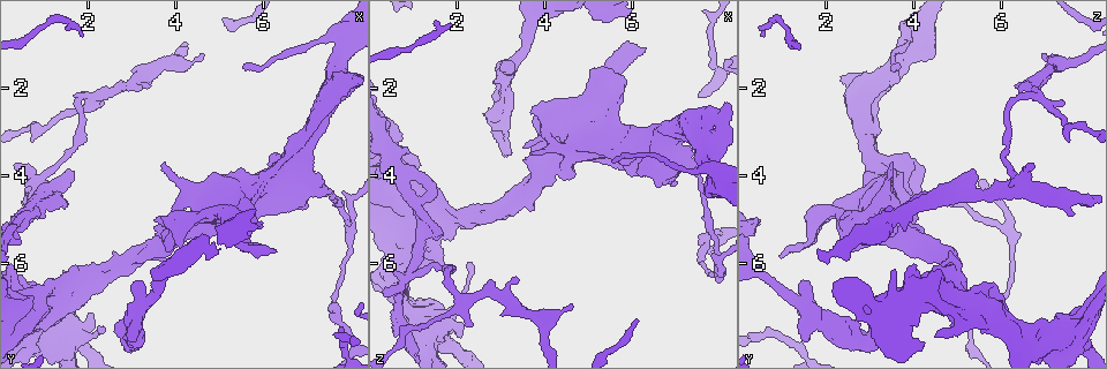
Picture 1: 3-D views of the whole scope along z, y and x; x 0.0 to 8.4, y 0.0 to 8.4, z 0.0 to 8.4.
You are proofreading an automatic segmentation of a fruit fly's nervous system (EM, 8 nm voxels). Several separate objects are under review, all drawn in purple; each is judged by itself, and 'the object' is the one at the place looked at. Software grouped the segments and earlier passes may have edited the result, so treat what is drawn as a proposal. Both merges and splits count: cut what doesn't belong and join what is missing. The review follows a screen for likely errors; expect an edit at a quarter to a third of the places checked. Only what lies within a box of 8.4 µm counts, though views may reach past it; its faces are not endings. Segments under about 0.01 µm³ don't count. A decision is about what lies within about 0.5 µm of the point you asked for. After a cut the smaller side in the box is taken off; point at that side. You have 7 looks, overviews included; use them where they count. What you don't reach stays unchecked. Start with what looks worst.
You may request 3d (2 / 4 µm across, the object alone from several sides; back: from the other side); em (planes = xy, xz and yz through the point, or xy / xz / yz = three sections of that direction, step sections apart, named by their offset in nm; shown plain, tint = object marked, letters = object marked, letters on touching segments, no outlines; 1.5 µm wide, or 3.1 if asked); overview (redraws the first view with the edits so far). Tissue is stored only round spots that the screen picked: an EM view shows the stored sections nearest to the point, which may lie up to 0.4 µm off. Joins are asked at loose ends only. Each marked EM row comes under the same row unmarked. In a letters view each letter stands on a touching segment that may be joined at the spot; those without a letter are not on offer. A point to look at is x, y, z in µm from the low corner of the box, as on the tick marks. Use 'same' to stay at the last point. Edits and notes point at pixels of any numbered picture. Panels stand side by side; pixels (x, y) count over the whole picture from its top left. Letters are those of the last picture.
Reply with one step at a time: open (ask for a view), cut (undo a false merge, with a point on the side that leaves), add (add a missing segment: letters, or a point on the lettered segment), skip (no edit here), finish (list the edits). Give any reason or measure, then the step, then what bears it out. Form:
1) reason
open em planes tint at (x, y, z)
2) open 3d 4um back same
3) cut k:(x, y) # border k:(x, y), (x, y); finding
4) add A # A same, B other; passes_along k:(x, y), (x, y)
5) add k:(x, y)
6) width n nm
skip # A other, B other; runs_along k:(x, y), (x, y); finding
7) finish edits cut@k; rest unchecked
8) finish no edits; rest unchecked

calibre changes
open em planes letters at (5.40, 5.55, 1.50)

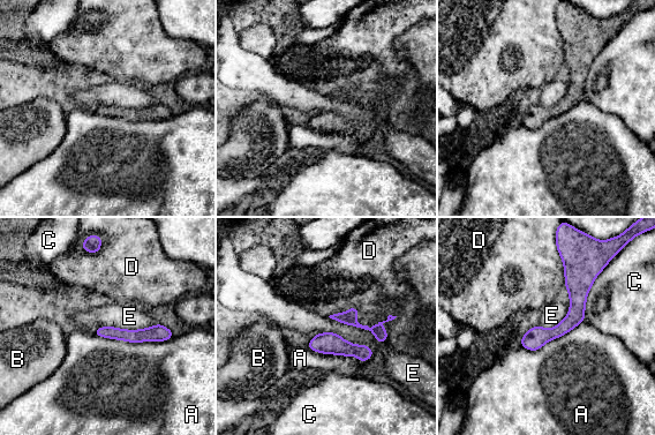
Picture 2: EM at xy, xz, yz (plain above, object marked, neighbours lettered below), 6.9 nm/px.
width 80 nm
skip # A other, B other, C other, D other, E other; continuous, no second cell

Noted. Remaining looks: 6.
an open end
open em planes letters at (0.60, 4.90, 7.65)

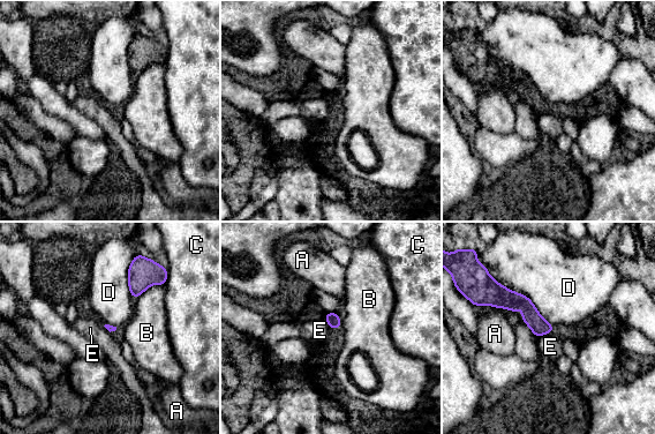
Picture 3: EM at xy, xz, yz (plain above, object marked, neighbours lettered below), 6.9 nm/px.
longest_contact D 550 nm
skip # A other, B other, C other, D other, E other; no lettered segment goes on from it

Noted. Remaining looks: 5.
sharp bend
open 3d 4um at (1.05, 4.00, 6.25)

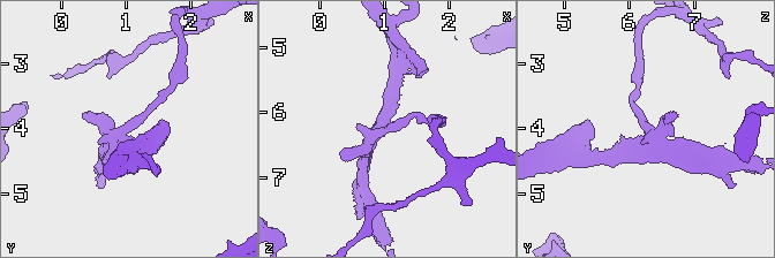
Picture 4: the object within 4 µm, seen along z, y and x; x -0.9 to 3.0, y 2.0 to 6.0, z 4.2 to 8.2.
need the tissue
open em planes letters at (1.05, 4.00, 6.30)

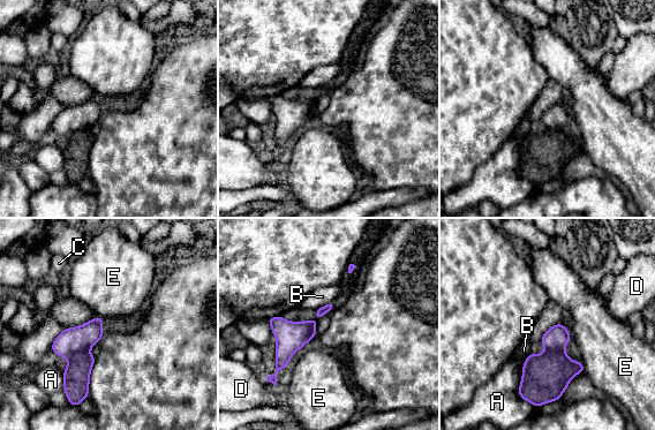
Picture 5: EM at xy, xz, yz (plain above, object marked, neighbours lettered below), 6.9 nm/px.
cut 5:(76, 375) # A other, B other, C other, D other, E other; border 5:(88, 349), (75, 352), (68, 357); two cells meet here

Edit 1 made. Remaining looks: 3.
finish edits cut@5; rest unchecked

